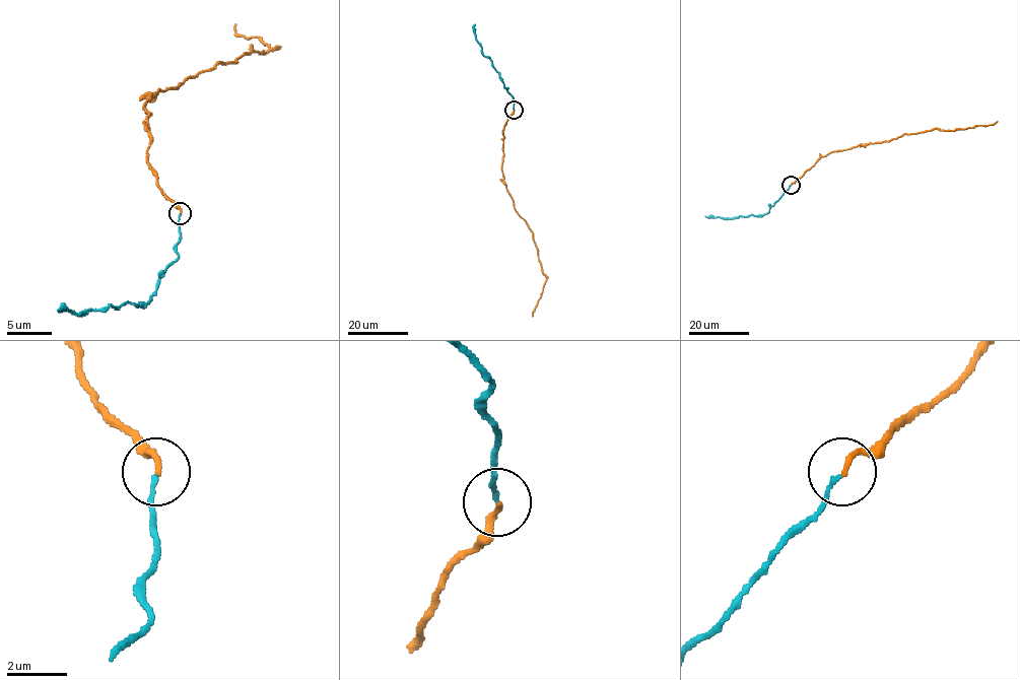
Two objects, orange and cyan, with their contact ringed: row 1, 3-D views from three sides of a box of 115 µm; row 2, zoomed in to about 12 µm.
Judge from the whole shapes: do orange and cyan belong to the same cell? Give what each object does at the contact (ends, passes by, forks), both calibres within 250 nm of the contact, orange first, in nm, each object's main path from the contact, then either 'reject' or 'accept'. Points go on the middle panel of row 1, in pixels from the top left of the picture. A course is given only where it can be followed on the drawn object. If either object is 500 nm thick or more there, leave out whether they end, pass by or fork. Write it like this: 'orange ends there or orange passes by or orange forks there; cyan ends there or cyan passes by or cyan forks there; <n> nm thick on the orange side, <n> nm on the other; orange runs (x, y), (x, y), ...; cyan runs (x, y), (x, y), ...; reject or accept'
orange ends there; cyan ends there; 180 nm thick on the orange side, 130 nm on the other; orange runs (514, 110), (502, 133), (503, 179), (514, 208), (532, 232), (542, 272), (546, 278), (532, 317); cyan runs (514, 110), (513, 97), (504, 86), (491, 59), (483, 54), (476, 39), (474, 23); accept

